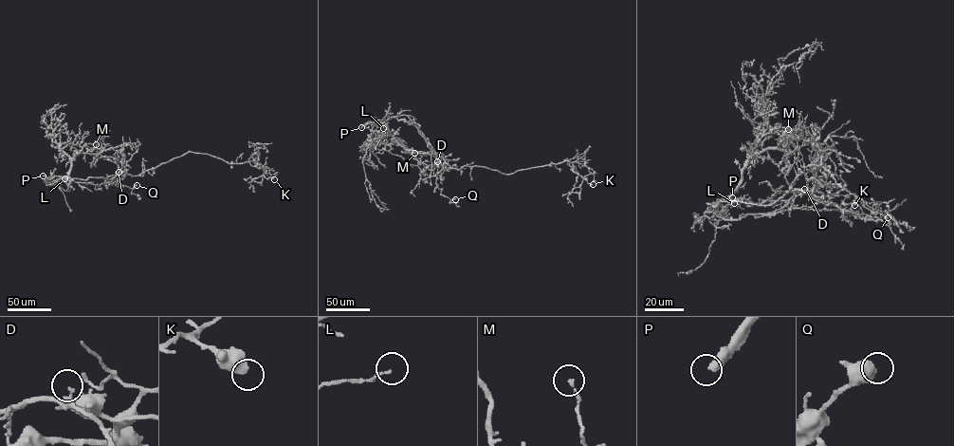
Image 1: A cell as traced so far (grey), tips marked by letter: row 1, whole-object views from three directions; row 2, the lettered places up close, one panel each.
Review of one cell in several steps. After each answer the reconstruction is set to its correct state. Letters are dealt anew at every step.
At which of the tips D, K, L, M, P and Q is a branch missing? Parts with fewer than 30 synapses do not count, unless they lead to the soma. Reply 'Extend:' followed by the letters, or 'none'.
Extend: P

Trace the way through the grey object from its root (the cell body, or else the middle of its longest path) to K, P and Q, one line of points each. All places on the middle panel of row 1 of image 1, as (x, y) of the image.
K: (447, 163), (458, 169), (478, 166), (507, 175), (567, 160), (582, 182), (584, 178), (593, 184)
P: (447, 163), (424, 135), (405, 120), (393, 117), (385, 123), (368, 121), (361, 127)
Q: (447, 163), (435, 175), (436, 185), (442, 195), (455, 199)

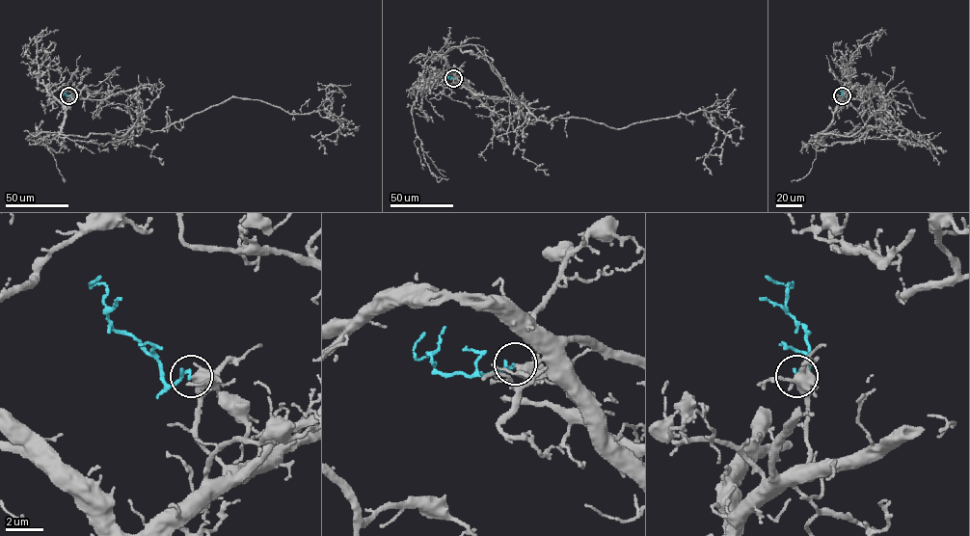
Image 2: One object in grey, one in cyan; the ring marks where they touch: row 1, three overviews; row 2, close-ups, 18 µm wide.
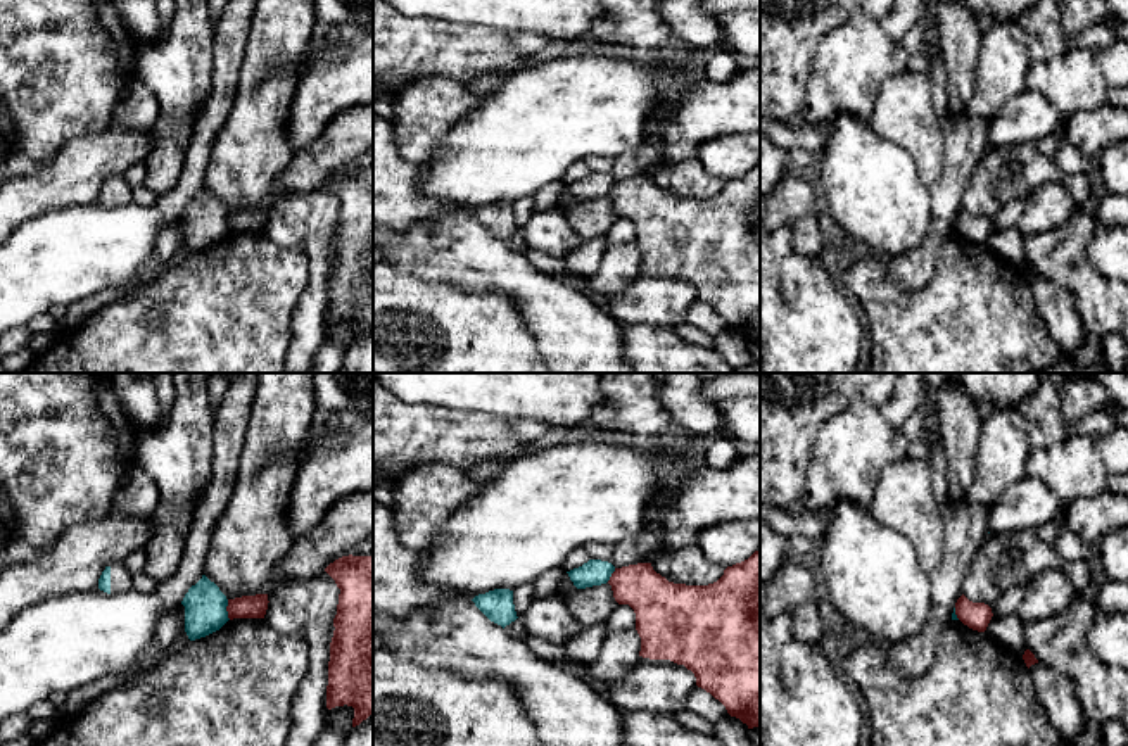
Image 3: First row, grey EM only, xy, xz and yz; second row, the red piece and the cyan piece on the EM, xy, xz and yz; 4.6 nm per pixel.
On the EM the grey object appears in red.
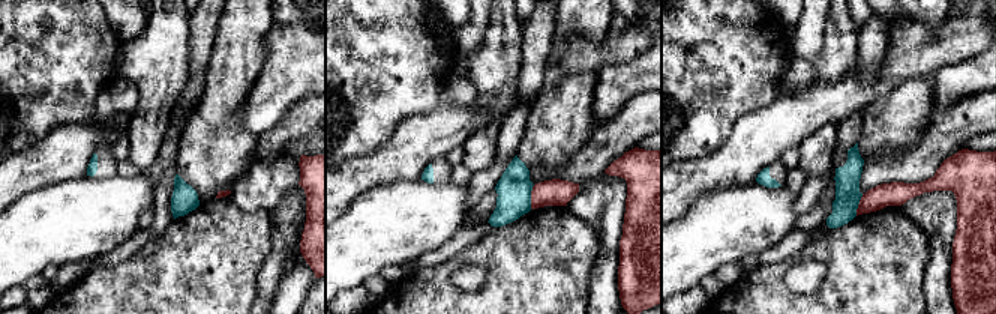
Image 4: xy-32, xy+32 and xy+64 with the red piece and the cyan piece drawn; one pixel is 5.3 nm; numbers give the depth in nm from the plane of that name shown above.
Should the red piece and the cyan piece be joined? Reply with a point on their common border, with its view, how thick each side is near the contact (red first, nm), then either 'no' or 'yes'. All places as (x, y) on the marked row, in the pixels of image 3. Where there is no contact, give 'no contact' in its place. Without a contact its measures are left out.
contact xy (227, 610); calibres 110 and 190 nm; no

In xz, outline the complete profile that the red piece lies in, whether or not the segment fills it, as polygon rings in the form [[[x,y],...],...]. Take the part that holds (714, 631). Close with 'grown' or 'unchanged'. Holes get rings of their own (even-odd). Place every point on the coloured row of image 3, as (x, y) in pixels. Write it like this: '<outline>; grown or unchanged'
[[[760,549],[708,585],[669,582],[651,563],[615,568],[608,584],[615,601],[636,613],[639,656],[684,665],[731,717],[748,729],[760,727]]]; unchanged

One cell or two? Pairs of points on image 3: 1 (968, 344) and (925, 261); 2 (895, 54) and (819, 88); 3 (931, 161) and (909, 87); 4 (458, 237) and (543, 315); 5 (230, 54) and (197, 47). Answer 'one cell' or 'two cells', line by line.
1: two cells
2: one cell
3: one cell
4: one cell
5: two cells

